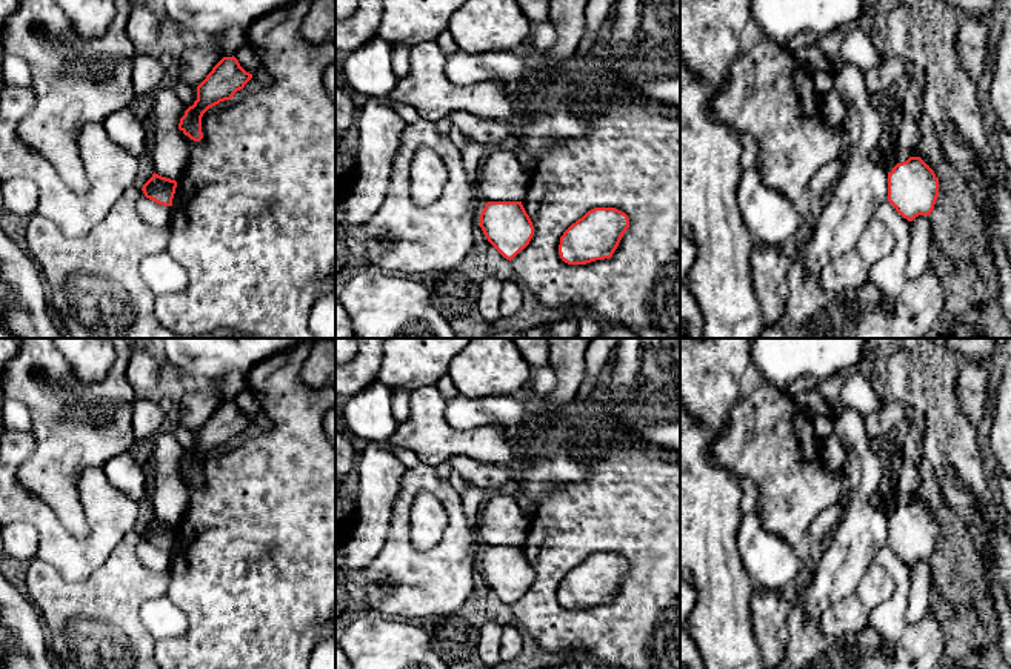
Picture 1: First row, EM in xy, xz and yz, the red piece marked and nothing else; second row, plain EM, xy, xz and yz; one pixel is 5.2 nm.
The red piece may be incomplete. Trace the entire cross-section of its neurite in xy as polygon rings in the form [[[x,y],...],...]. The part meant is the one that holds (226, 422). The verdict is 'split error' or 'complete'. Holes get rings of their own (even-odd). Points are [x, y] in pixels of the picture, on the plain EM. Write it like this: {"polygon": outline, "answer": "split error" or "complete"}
{"polygon": [[[234,400],[223,401],[197,431],[197,444],[185,455],[179,474],[191,484],[200,486],[203,458],[220,446],[231,444],[251,423],[252,418],[246,417]]], "answer": "complete"}

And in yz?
{"polygon": [[[909,501],[888,517],[888,546],[908,566],[931,560],[937,541],[939,523],[920,501]]], "answer": "complete"}

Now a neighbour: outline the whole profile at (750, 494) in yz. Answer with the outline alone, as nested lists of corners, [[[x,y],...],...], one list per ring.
[[[739,480],[740,491],[742,491],[742,498],[740,498],[740,512],[742,515],[746,515],[749,512],[754,512],[757,508],[757,498],[759,498],[759,491],[754,481],[751,480]]]

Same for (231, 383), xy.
[[[228,372],[217,378],[220,388],[222,401],[232,401],[235,395],[242,392],[246,386],[246,375],[240,372]]]

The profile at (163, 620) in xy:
[[[168,595],[145,601],[138,617],[155,641],[182,638],[189,629],[186,615],[171,603]]]

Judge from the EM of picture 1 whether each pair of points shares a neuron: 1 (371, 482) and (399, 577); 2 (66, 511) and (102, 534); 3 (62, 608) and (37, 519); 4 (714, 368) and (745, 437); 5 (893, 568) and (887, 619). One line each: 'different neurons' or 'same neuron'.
1: different neurons
2: different neurons
3: different neurons
4: different neurons
5: same neuron

